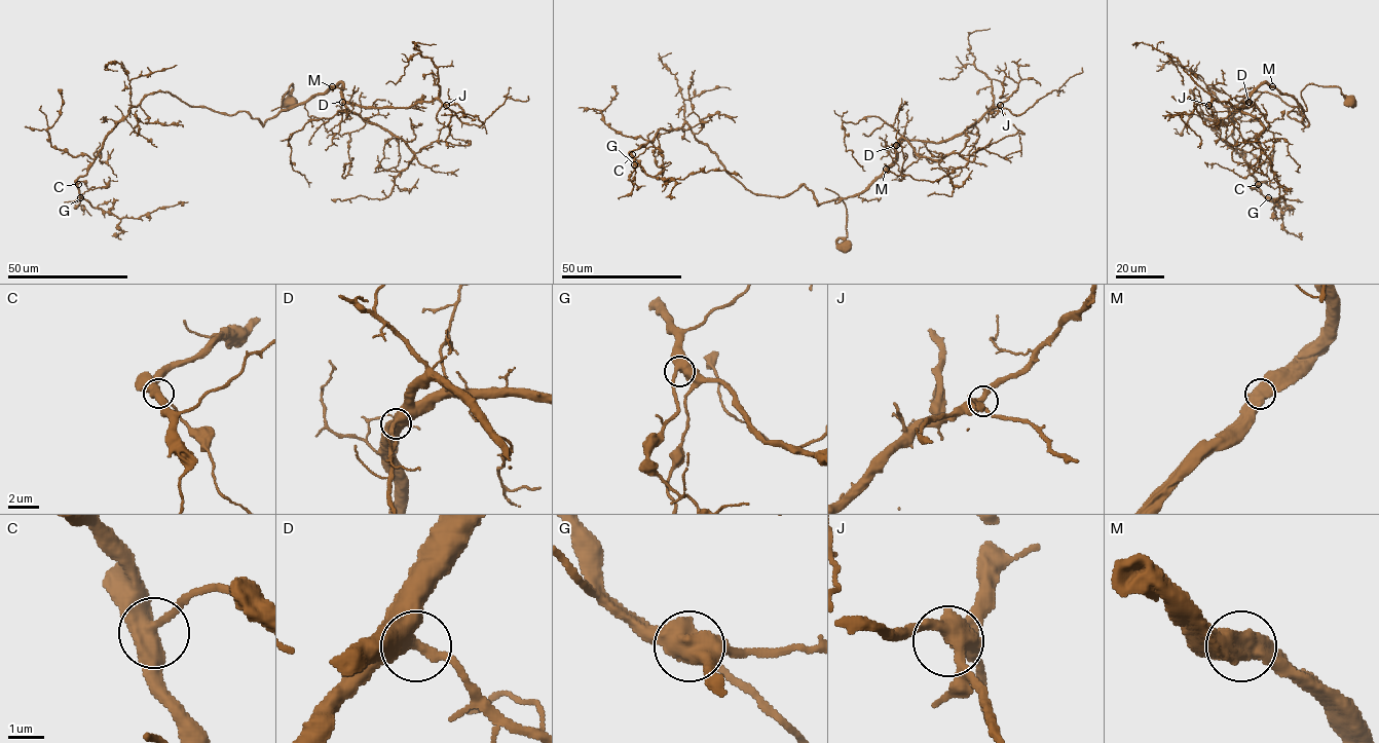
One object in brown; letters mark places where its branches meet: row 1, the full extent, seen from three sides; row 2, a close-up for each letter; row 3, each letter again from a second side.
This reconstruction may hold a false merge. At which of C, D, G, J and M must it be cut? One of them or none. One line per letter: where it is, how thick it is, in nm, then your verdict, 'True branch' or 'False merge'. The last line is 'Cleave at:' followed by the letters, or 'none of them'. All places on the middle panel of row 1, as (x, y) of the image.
C: Place: (632, 154). Thickness 420 nm. True branch
D: Place: (896, 145). Thickness 480 nm. True branch
G: Place: (634, 164). Thickness 440 nm. True branch
J: Place: (1000, 105). Thickness 400 nm. True branch
M: Place: (886, 169). Thickness 700 nm. True branch
Cleave at: none of them

